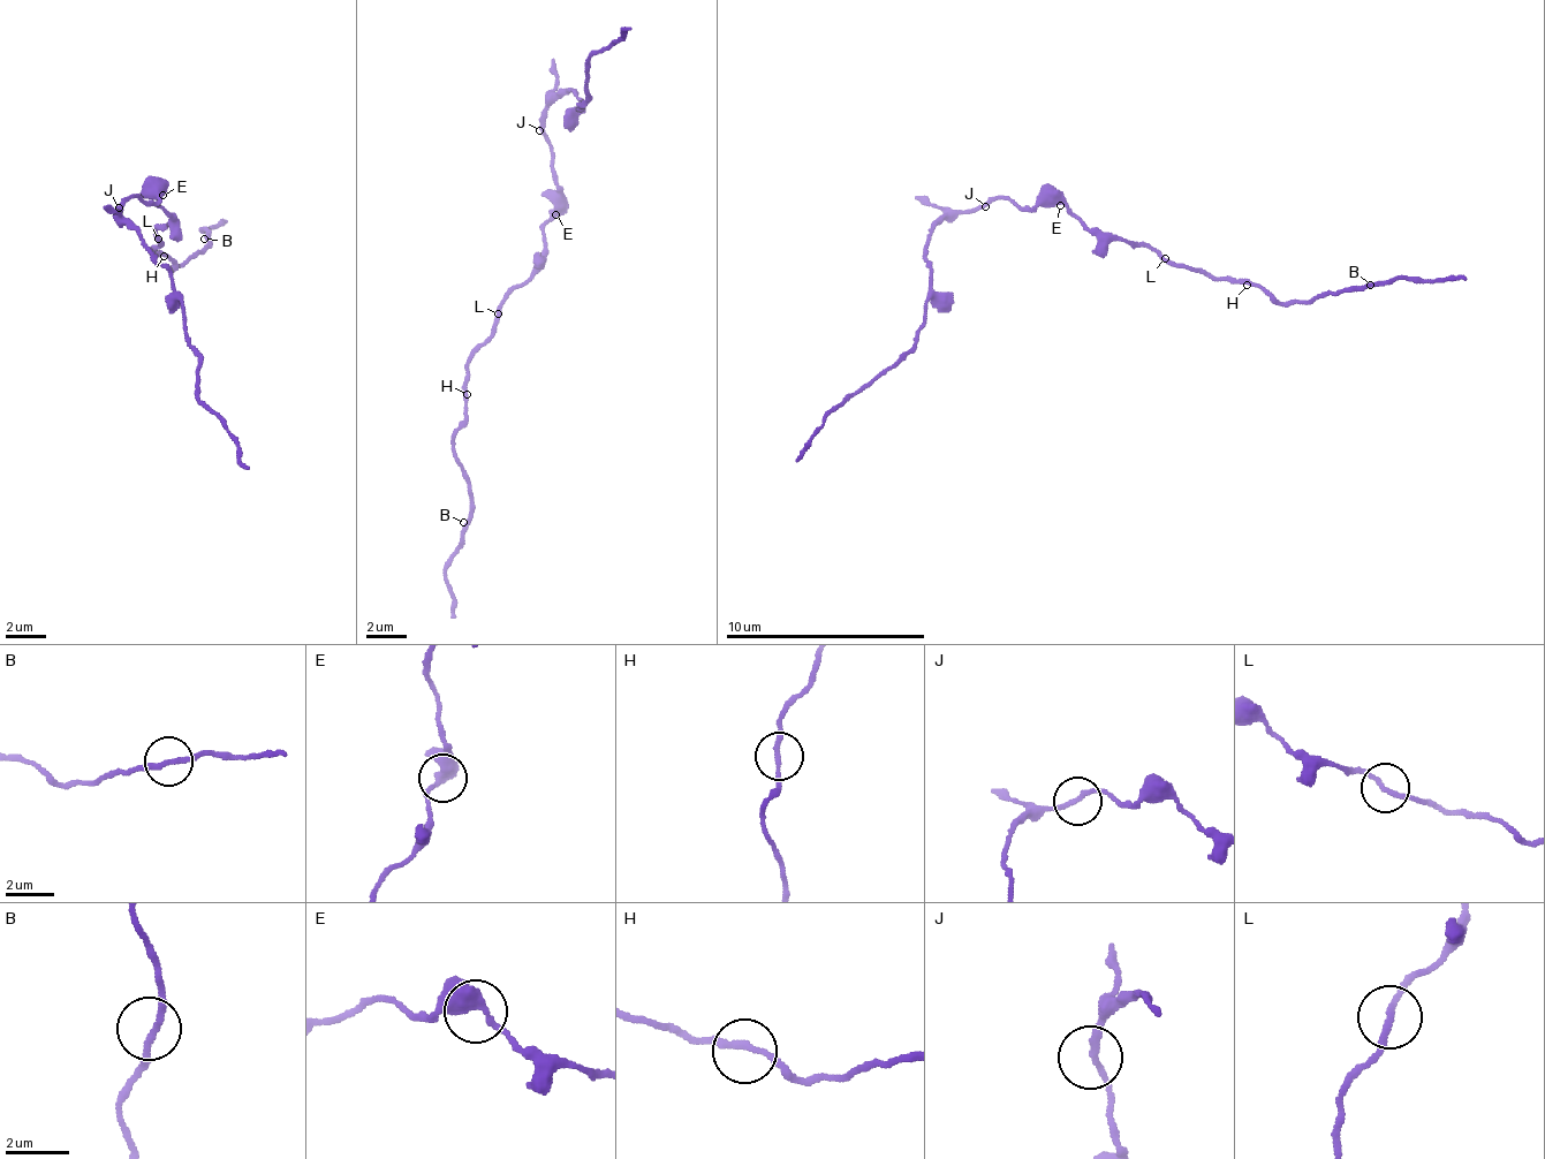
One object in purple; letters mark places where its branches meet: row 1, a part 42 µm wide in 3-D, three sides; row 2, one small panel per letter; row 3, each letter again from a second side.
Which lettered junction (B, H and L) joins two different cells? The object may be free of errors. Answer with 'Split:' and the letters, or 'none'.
Split: L

